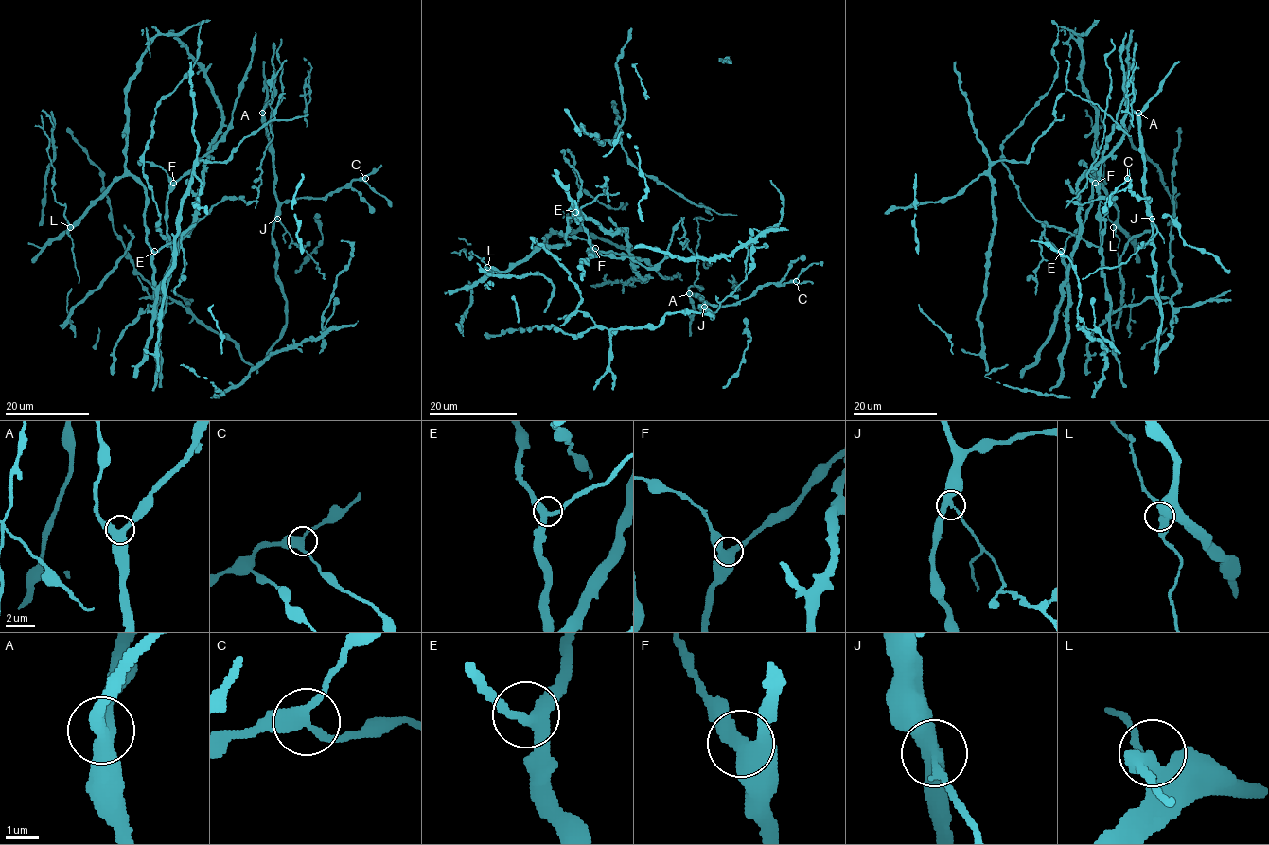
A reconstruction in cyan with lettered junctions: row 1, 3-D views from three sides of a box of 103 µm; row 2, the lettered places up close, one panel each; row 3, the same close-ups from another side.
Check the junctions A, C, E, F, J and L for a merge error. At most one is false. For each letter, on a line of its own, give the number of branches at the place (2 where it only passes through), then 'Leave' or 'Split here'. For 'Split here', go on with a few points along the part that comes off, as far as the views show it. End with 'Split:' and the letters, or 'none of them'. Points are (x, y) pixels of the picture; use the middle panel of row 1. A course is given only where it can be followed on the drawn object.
A: Branches: 3. Leave
C: Branches: 3. Leave
E: Branches: 3. Leave
F: Branches: 3. Leave
J: Branches: 3. Split here. Course of the part to remove: (704, 307), (715, 312), (719, 303), (745, 279), (748, 252), (754, 234)
L: Branches: 3. Leave
Split: J

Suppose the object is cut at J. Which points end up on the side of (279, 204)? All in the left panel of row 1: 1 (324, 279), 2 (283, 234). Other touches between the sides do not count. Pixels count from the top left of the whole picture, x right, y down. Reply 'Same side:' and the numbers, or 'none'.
Same side: none

